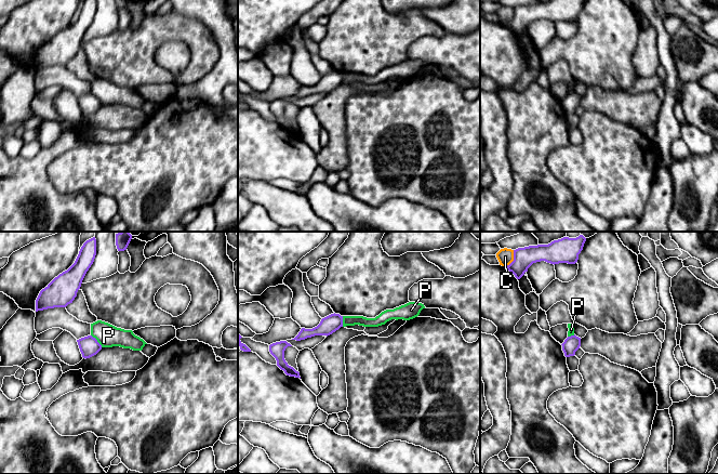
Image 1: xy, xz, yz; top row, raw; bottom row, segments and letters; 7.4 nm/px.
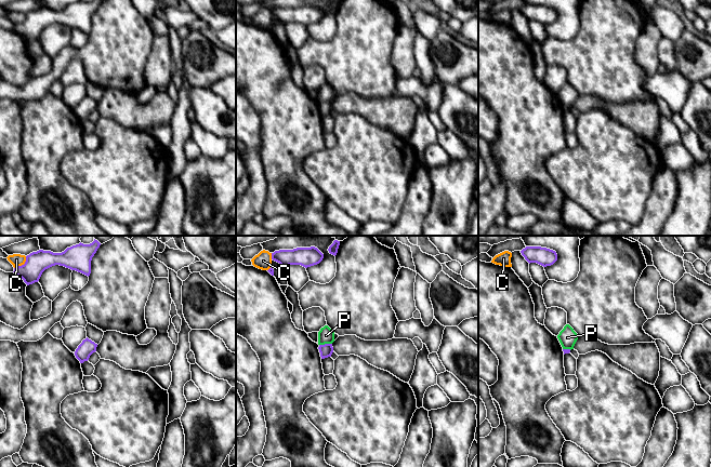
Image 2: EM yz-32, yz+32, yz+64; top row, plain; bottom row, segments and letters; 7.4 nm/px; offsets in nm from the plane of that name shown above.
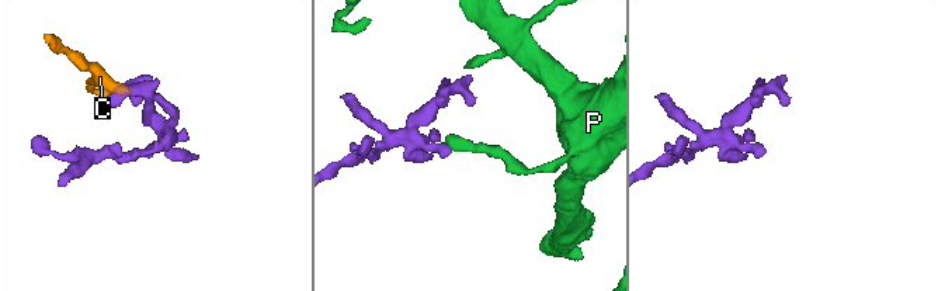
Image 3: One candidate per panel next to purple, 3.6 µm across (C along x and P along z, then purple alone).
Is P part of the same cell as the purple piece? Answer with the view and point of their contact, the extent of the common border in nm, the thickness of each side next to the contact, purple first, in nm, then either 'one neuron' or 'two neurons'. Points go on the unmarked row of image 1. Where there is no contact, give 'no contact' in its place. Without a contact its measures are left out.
xy (96, 99) | 130 nm | 150/170 nm | two neurons

